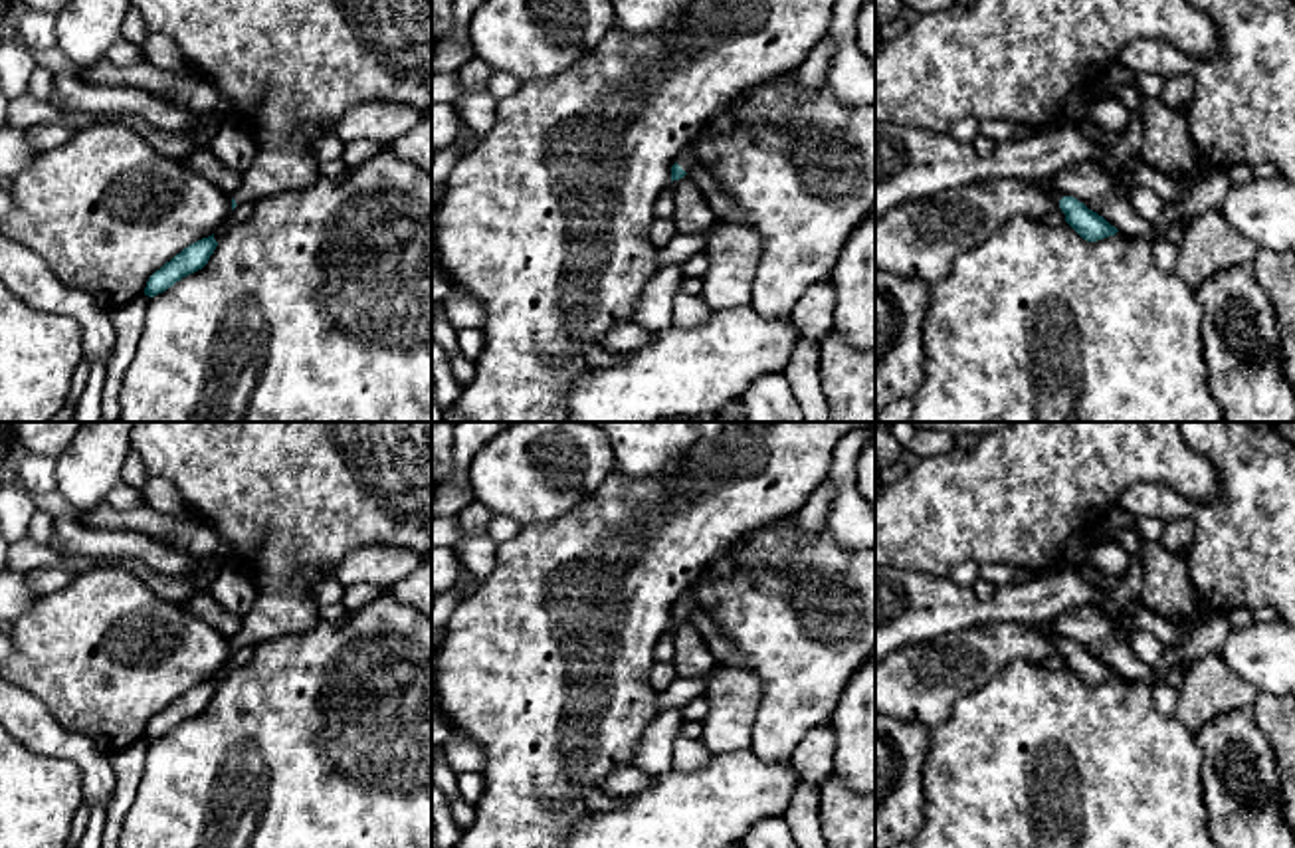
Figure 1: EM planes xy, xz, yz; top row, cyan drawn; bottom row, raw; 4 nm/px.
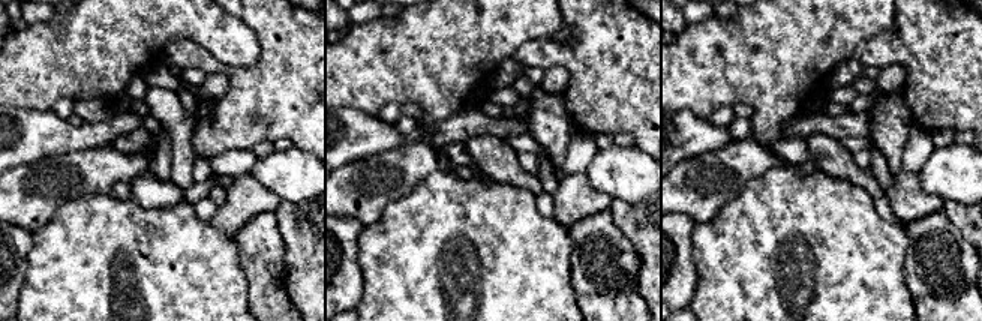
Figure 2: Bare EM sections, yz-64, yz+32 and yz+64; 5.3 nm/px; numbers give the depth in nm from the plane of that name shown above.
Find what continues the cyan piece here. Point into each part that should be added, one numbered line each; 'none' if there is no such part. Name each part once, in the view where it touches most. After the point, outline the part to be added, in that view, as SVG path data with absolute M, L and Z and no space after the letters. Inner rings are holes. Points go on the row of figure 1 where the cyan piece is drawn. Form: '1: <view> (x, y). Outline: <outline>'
1: xz (688, 159). Outline: M693 145L685 147L675 160L685 172L693 168L705 168Z

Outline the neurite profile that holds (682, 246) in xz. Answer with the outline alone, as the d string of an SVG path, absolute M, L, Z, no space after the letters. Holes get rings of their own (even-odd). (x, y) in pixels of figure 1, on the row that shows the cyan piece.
M713 226L703 234L677 234L671 242L657 250L657 265L683 264L705 252Z

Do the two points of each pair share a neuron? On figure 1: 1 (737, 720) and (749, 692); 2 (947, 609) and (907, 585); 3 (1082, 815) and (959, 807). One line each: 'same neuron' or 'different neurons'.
1: same neuron
2: same neuron
3: same neuron

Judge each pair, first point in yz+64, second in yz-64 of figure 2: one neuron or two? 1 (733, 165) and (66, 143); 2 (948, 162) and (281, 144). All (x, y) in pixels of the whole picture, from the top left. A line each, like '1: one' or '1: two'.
1: two
2: two

